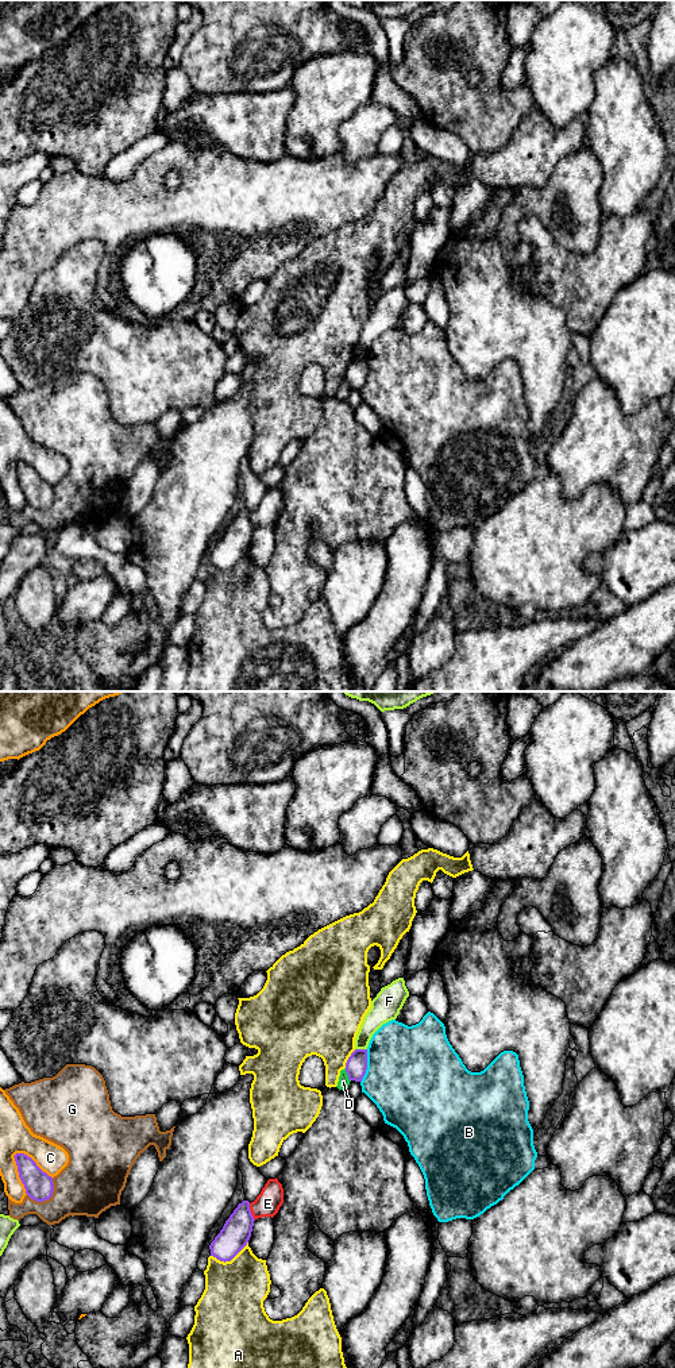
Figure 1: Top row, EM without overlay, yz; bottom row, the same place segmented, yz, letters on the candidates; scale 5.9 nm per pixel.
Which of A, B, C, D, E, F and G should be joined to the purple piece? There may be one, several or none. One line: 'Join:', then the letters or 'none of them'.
Join: none of them

